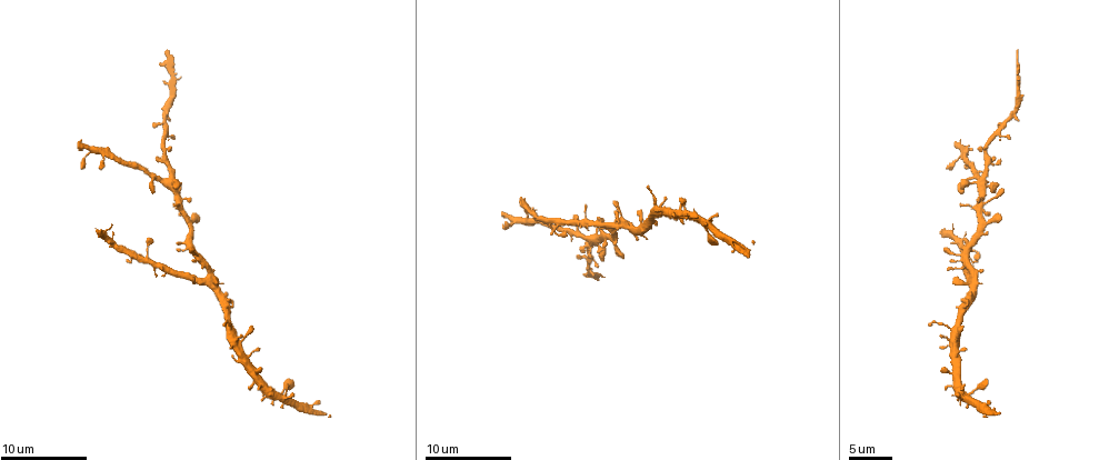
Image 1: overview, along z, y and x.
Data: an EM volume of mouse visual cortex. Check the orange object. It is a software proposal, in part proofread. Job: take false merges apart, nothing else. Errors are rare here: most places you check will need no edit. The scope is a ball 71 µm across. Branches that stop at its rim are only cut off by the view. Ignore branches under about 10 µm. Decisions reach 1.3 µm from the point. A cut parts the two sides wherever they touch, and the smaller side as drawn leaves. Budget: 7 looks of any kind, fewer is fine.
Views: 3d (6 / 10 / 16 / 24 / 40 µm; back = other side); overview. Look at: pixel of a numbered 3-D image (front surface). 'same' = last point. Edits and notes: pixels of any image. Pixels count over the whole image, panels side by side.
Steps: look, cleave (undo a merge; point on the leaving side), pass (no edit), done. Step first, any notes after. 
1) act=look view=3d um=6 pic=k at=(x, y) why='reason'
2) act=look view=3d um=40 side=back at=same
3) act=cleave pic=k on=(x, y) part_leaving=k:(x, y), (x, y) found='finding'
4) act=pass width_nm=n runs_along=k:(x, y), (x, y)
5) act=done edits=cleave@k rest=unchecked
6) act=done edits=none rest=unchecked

act=look view=3d um=10 pic=1 at=(982, 178) why='a fork'

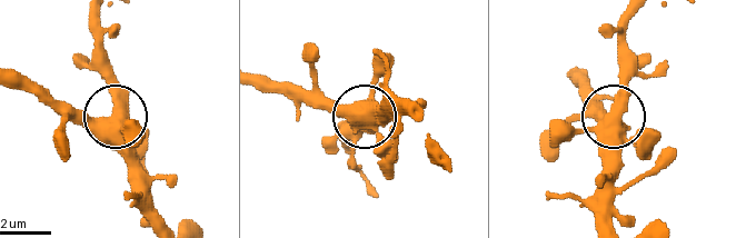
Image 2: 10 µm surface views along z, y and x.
act=pass found='continuous, no second neuron'

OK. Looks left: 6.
act=look view=3d um=10 pic=1 at=(166, 114) why='three-way junction'

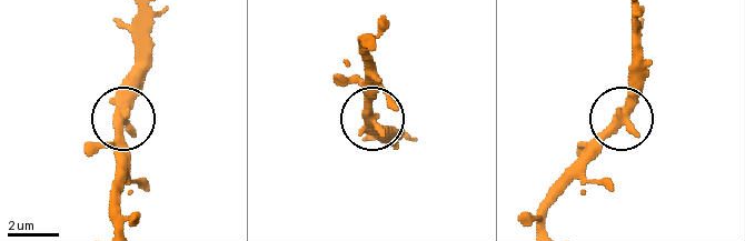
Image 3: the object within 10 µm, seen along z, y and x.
act=look view=3d um=6 pic=3 at=(370, 115)

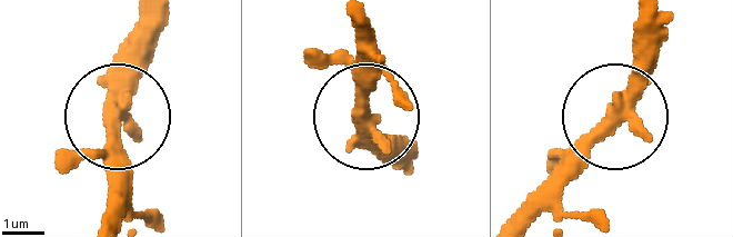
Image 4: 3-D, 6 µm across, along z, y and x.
act=pass width_nm=330 runs_along=4:(513, 217), (665, 40) found='one neuron here'

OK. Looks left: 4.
act=look view=3d um=10 pic=1 at=(627, 227)

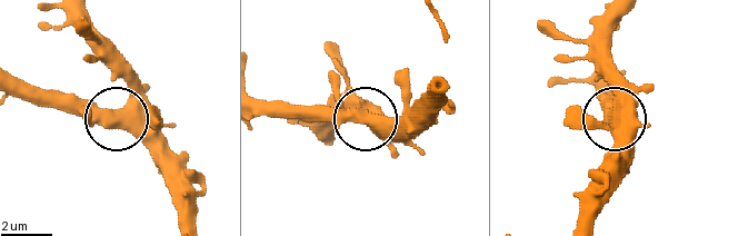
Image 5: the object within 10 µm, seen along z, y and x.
act=pass found='continuous, no second neuron'

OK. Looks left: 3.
act=done edits=none rest=unchecked

